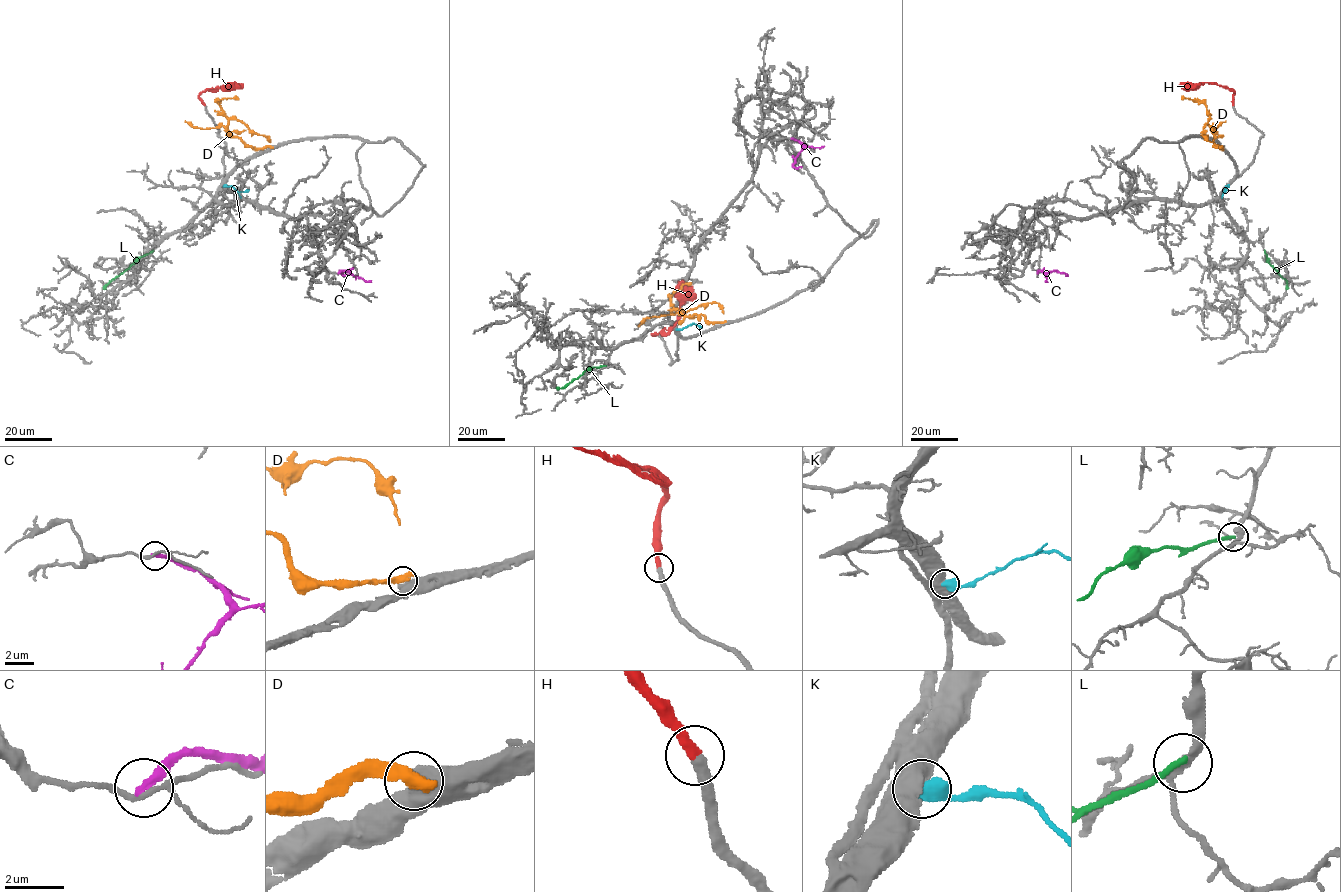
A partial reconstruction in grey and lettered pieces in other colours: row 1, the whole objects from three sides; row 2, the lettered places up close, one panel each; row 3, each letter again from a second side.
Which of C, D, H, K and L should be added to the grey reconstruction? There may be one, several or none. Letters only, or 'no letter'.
H

